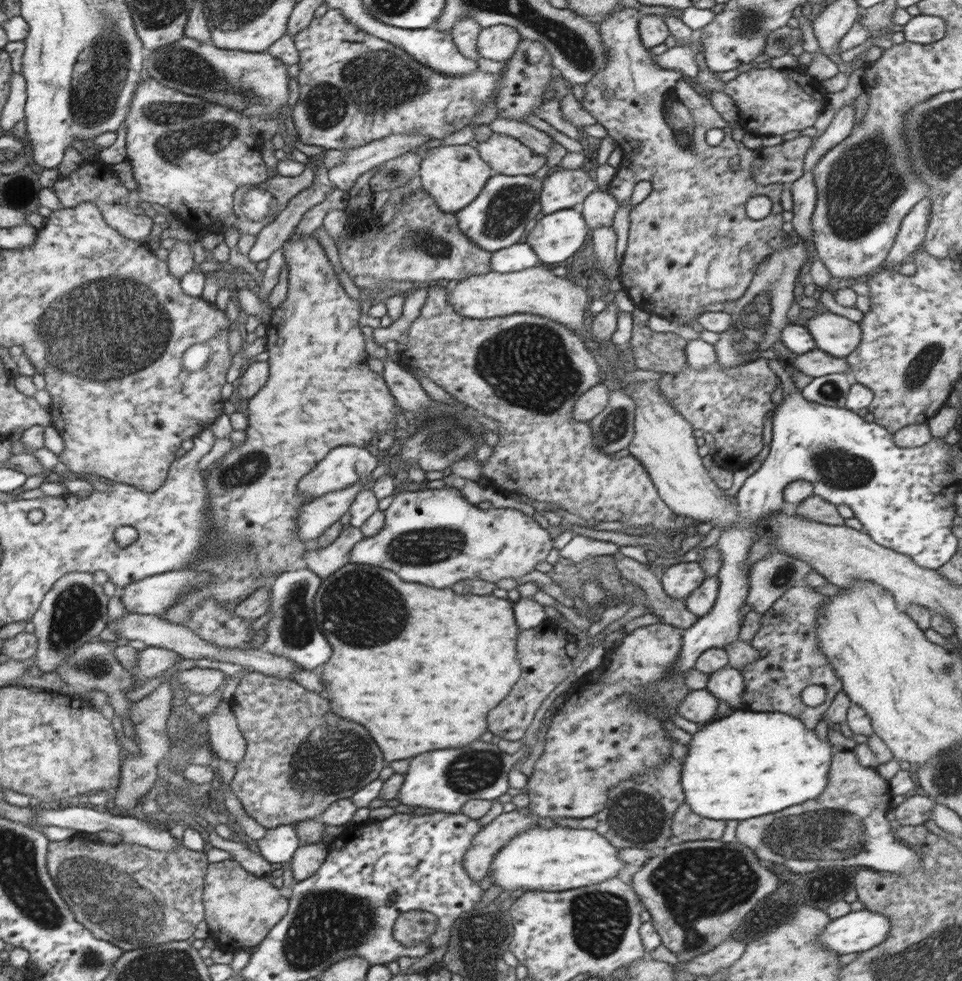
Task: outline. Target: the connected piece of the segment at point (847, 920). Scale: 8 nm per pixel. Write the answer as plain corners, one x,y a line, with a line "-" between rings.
865,908
831,920
816,937
816,942
830,952
852,954
878,946
886,939
888,931
890,918

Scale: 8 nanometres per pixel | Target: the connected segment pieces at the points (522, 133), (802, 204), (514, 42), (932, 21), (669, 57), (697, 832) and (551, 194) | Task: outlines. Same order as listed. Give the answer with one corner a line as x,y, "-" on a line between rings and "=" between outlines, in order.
497,117
489,127
497,134
506,134
520,140
522,145
538,155
547,155
553,147
553,138
549,134
541,132
525,122
=
806,172
801,178
789,185
792,191
793,225
800,237
805,240
813,240
814,229
810,220
815,212
817,202
817,189
813,178
813,172
=
489,26
481,28
476,47
481,57
506,62
516,52
521,39
520,33
512,26
=
932,15
914,16
903,27
905,39
918,44
932,44
945,35
945,22
=
695,37
690,46
678,44
660,55
652,55
652,60
658,63
660,67
680,71
684,73
687,78
693,80
698,76
700,70
695,60
696,54
700,51
704,52
702,42
=
685,802
674,813
671,826
674,841
679,842
720,840
724,828
726,828
724,820
710,820
694,814
=
584,168
558,170
543,179
540,192
541,211
548,215
572,208
584,202
588,194
598,188
597,182
591,180

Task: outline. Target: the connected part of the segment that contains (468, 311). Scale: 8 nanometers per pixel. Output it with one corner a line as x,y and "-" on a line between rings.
542,264
509,273
491,270
486,274
476,274
450,283
448,302
458,314
466,318
494,318
516,313
548,317
576,331
582,337
582,341
586,339
583,332
584,309
588,302
586,288
570,281
566,276
555,276

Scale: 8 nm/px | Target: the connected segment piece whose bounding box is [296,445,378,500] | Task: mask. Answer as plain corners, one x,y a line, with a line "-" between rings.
342,445
332,449
318,466
298,480
298,491
312,500
342,490
364,479
378,466
378,457
366,447

